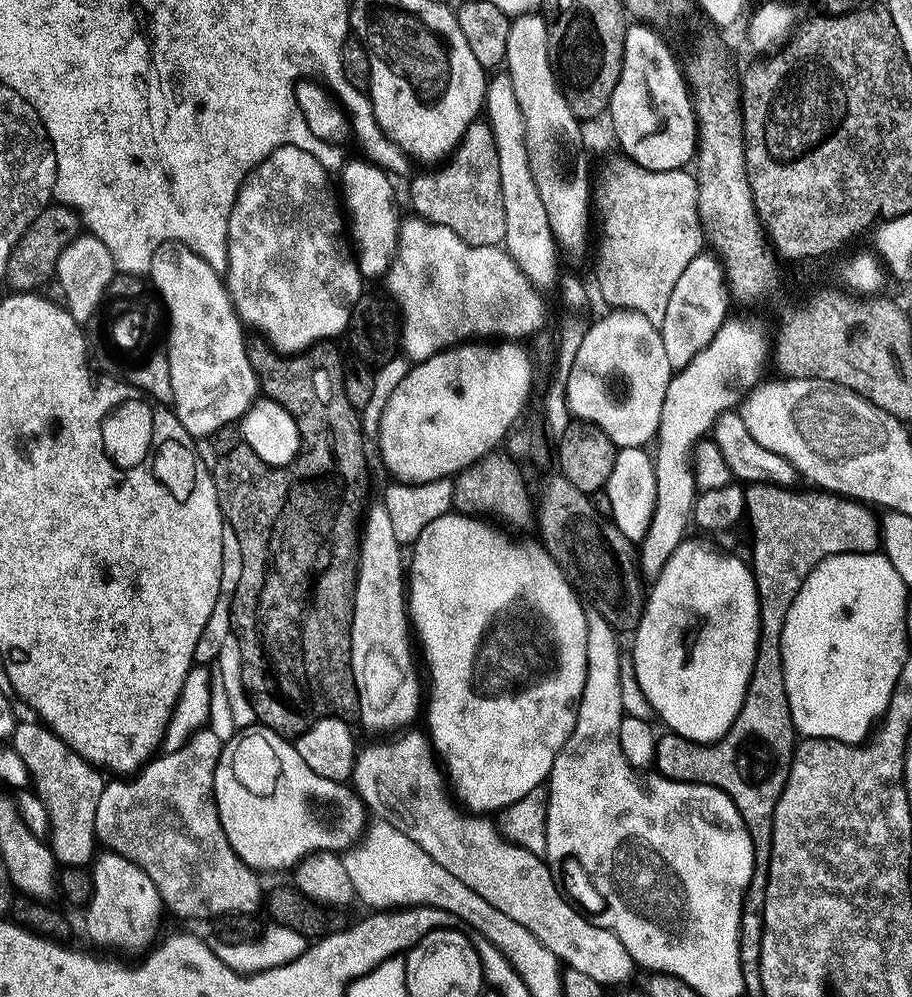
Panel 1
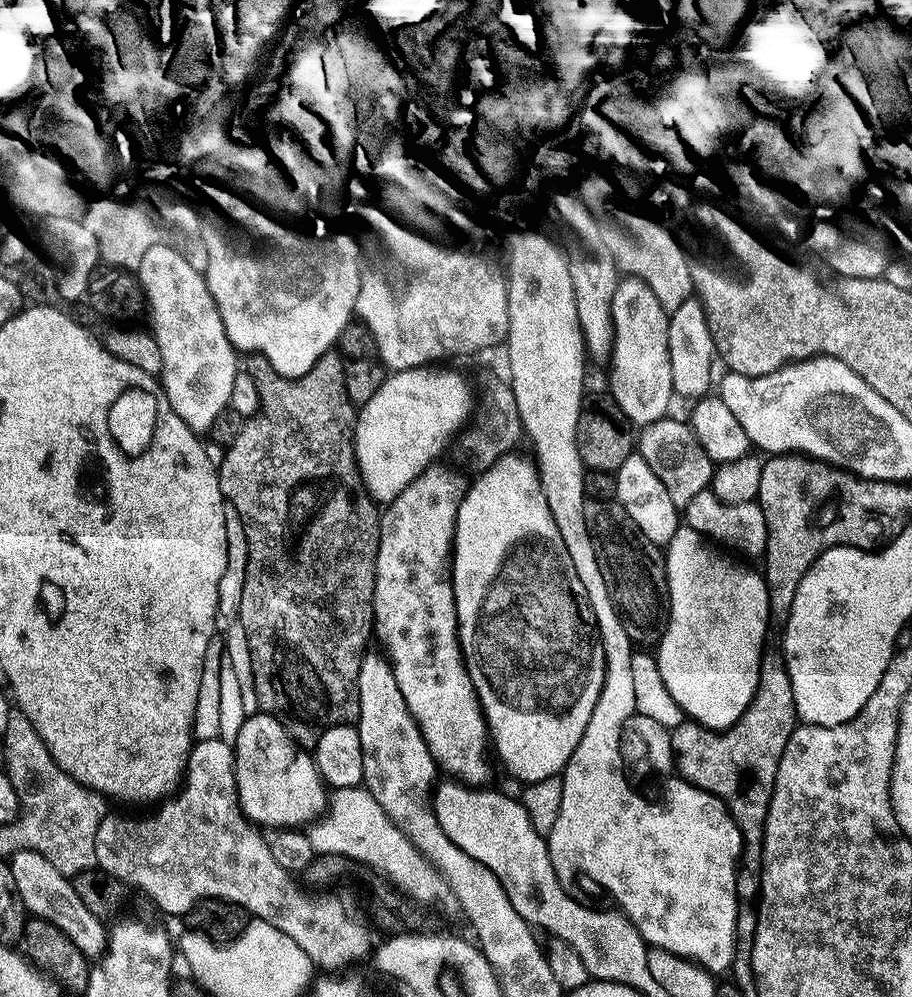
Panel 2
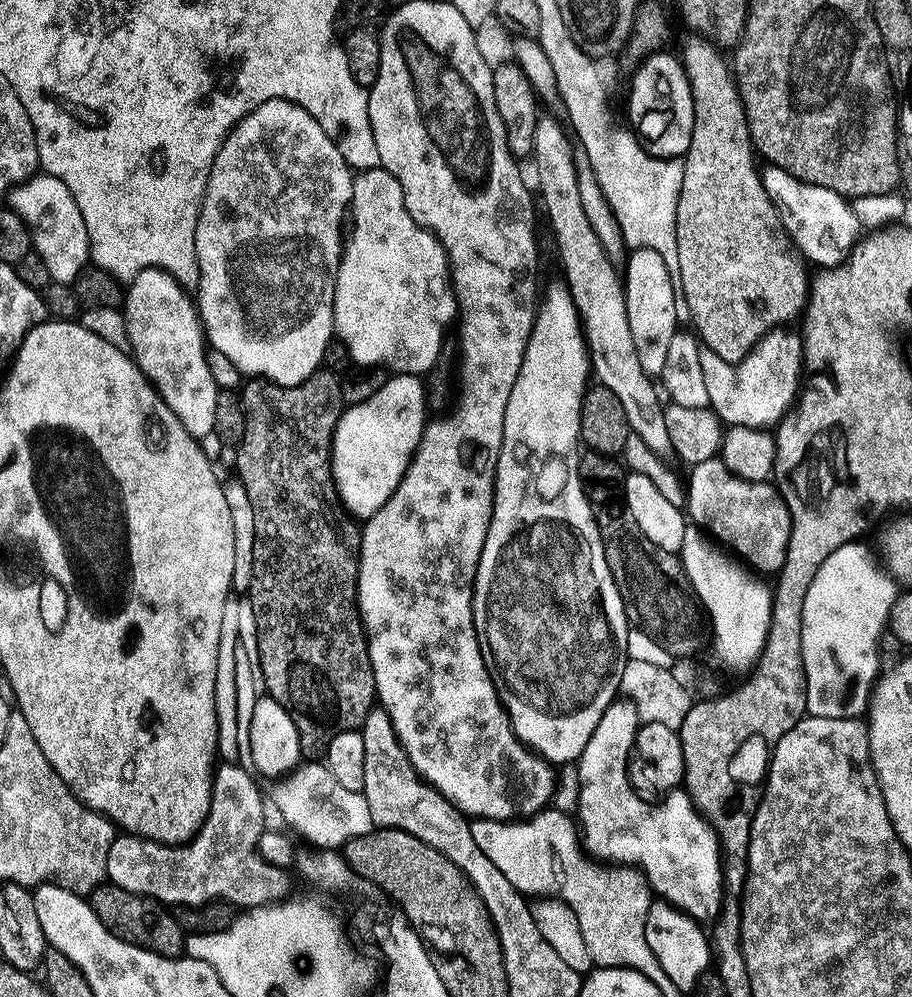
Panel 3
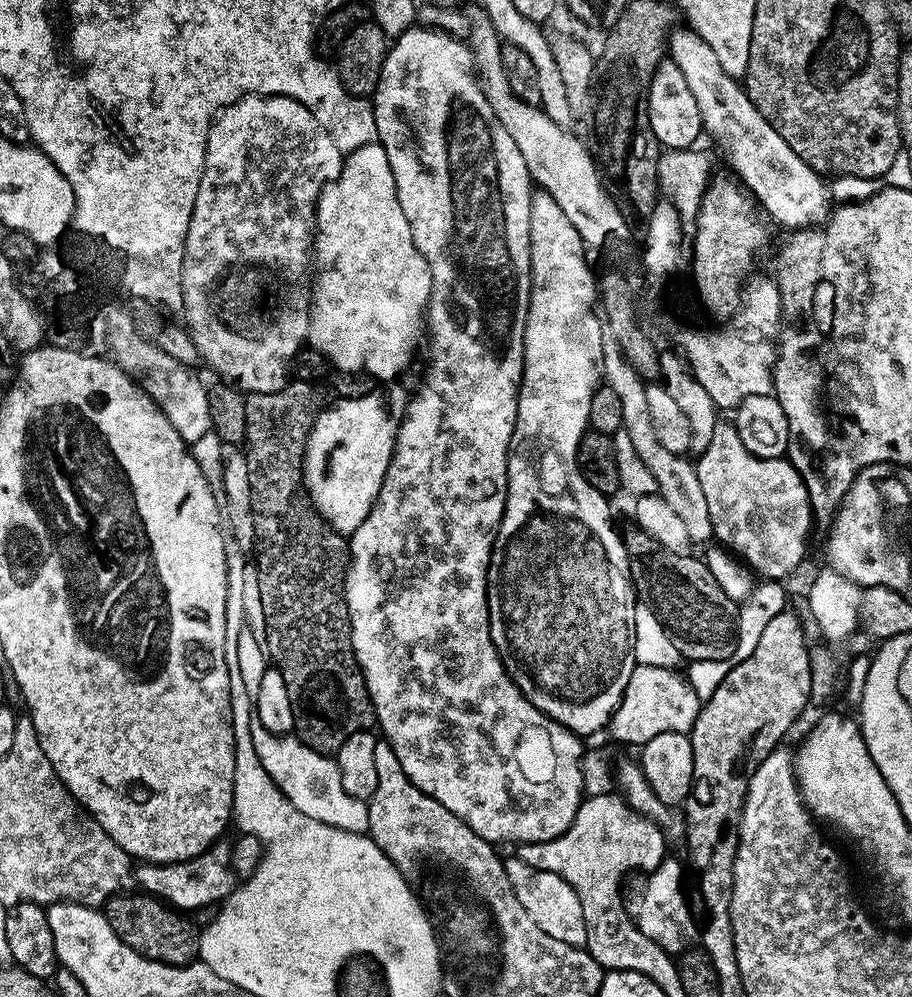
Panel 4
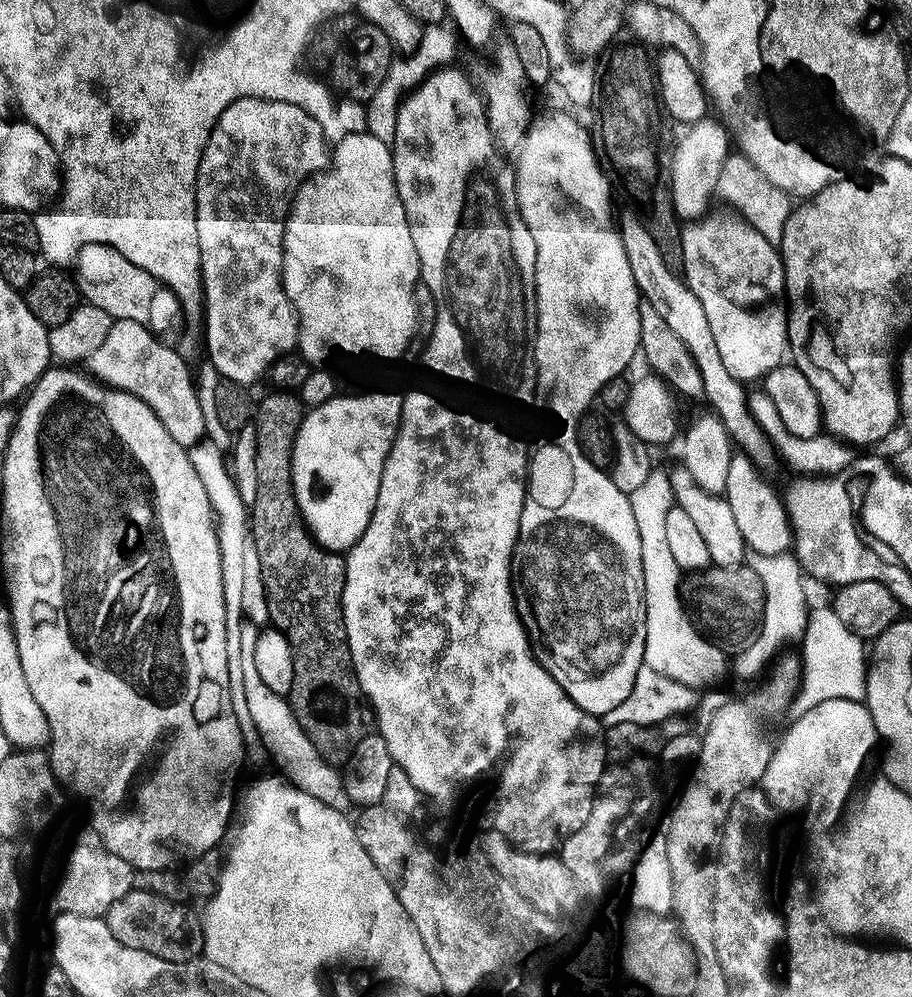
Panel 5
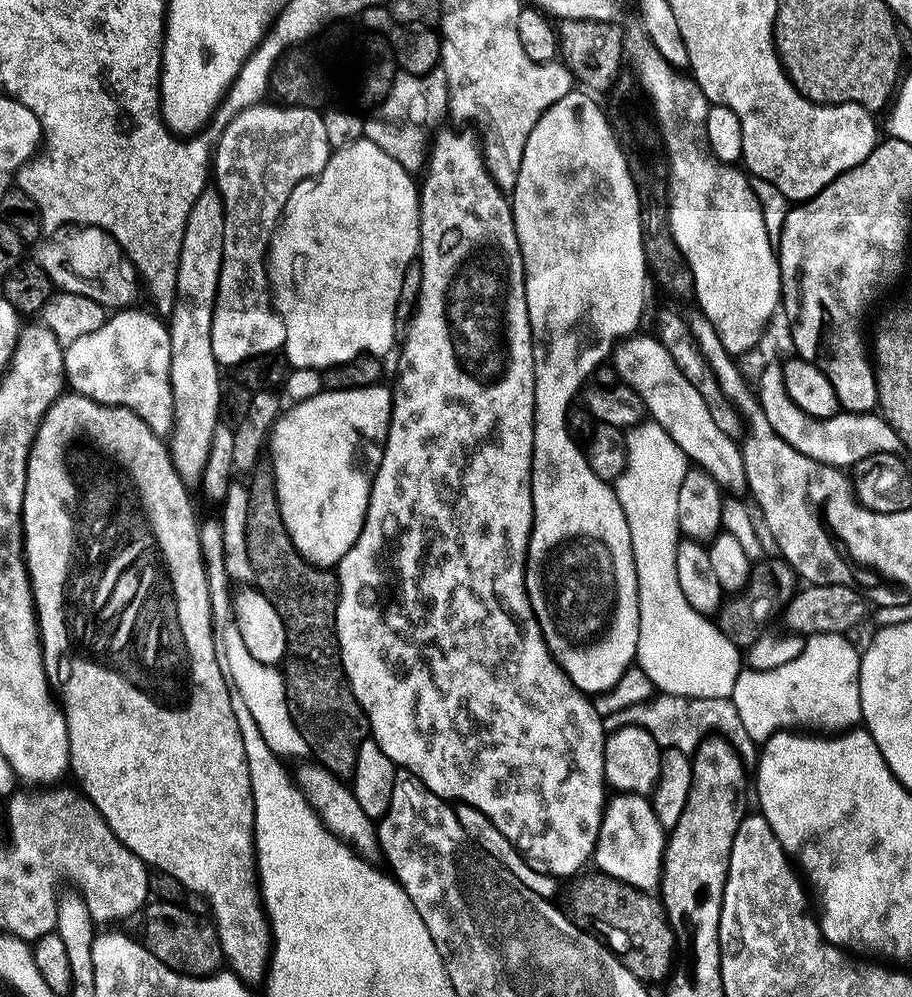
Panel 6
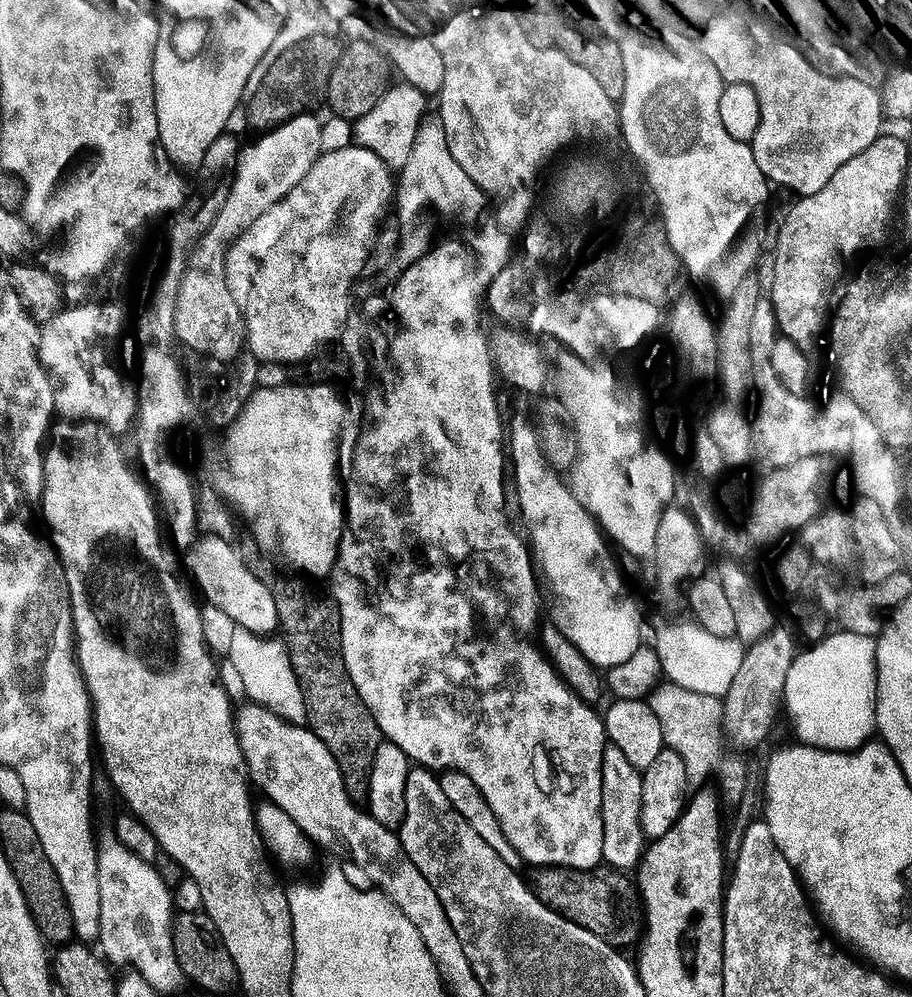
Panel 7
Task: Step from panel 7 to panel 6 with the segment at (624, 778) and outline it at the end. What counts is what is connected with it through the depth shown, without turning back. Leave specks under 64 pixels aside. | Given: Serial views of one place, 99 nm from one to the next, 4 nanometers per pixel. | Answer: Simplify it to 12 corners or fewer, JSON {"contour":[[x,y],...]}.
{"contour":[[649,797],[607,801],[593,856],[644,892],[663,876],[666,829]]}

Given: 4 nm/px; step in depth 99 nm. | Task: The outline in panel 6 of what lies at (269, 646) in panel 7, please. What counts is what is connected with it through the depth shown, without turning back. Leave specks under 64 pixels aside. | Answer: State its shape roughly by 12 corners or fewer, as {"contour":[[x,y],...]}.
{"contour":[[234,624],[222,649],[271,751],[308,756],[289,711],[285,675],[258,662]]}

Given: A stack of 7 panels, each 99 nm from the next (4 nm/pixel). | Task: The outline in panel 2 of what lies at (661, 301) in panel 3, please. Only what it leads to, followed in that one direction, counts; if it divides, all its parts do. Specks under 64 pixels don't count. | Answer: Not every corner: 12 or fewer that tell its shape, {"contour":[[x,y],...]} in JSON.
{"contour":[[643,282],[611,308],[610,396],[638,428],[676,396],[668,316]]}

